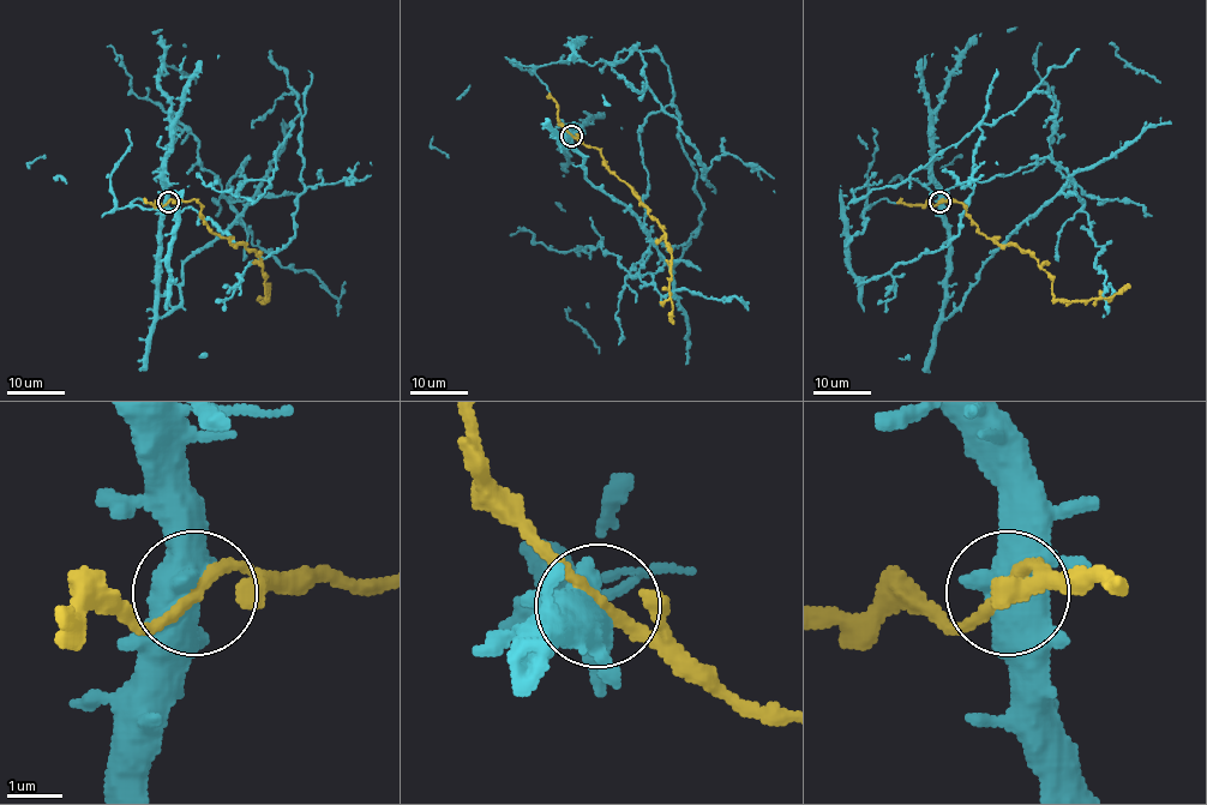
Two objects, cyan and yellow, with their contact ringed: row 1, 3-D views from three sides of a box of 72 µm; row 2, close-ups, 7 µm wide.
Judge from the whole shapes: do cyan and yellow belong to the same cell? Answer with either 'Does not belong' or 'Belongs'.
Belongs

